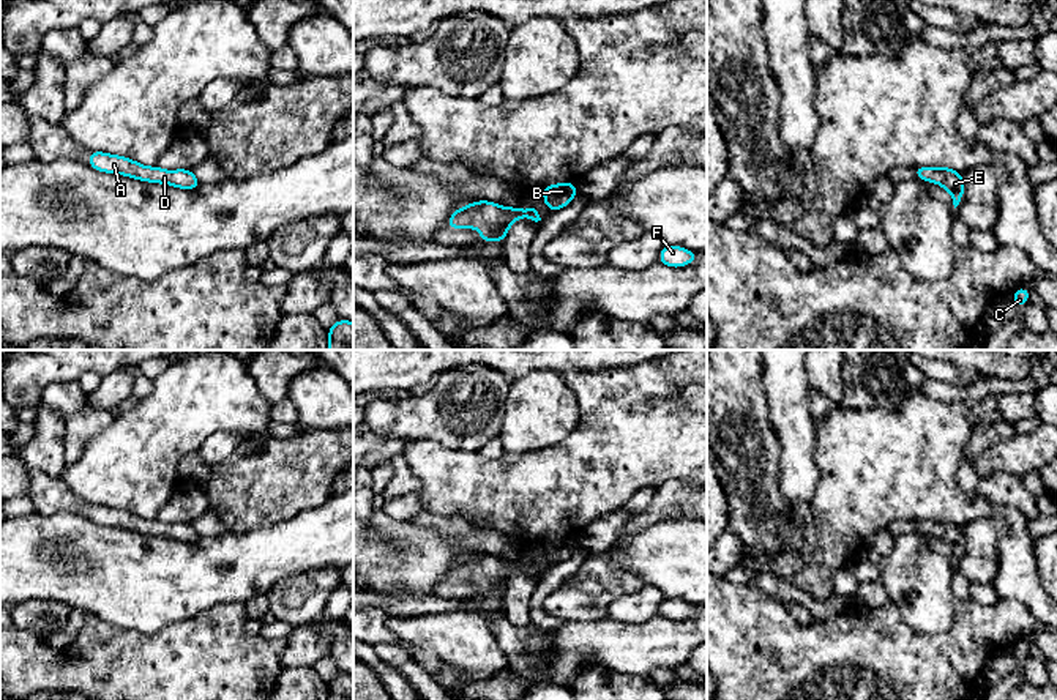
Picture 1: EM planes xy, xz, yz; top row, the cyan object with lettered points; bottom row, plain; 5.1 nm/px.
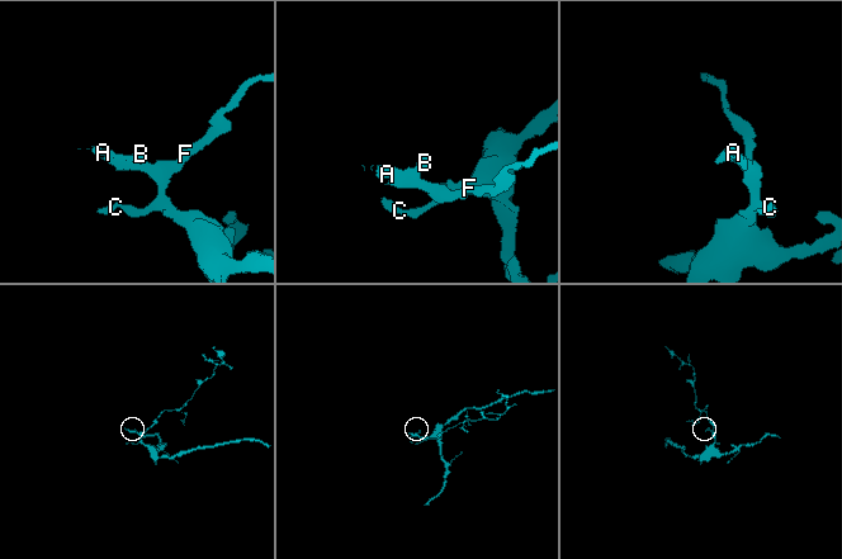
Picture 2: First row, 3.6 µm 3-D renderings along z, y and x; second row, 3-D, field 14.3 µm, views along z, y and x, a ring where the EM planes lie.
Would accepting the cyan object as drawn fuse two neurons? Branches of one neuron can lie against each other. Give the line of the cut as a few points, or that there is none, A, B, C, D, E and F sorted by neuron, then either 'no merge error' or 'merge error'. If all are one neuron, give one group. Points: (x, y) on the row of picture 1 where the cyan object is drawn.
no cut | A B C D E F | no merge error

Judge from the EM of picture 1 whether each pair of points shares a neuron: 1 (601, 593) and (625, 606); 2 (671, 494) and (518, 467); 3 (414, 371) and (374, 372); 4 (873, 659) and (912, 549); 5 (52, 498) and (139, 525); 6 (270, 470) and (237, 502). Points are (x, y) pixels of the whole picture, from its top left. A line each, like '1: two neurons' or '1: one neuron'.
1: two neurons
2: two neurons
3: one neuron
4: two neurons
5: one neuron
6: one neuron

